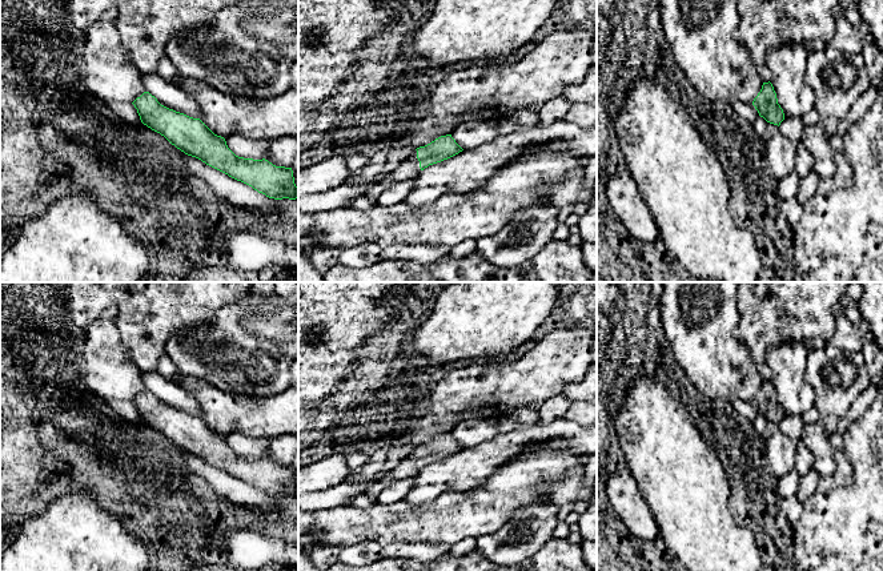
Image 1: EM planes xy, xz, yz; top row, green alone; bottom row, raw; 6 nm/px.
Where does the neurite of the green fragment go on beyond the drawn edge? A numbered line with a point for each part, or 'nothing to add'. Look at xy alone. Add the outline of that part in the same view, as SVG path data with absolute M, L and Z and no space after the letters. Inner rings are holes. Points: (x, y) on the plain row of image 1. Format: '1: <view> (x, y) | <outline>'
nothing to add

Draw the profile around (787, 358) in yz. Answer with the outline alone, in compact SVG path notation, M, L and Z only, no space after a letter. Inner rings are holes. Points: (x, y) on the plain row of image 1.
M782 339L771 345L766 362L772 369L771 382L778 402L787 414L802 414L815 406L815 391L804 379L812 347L799 339Z

